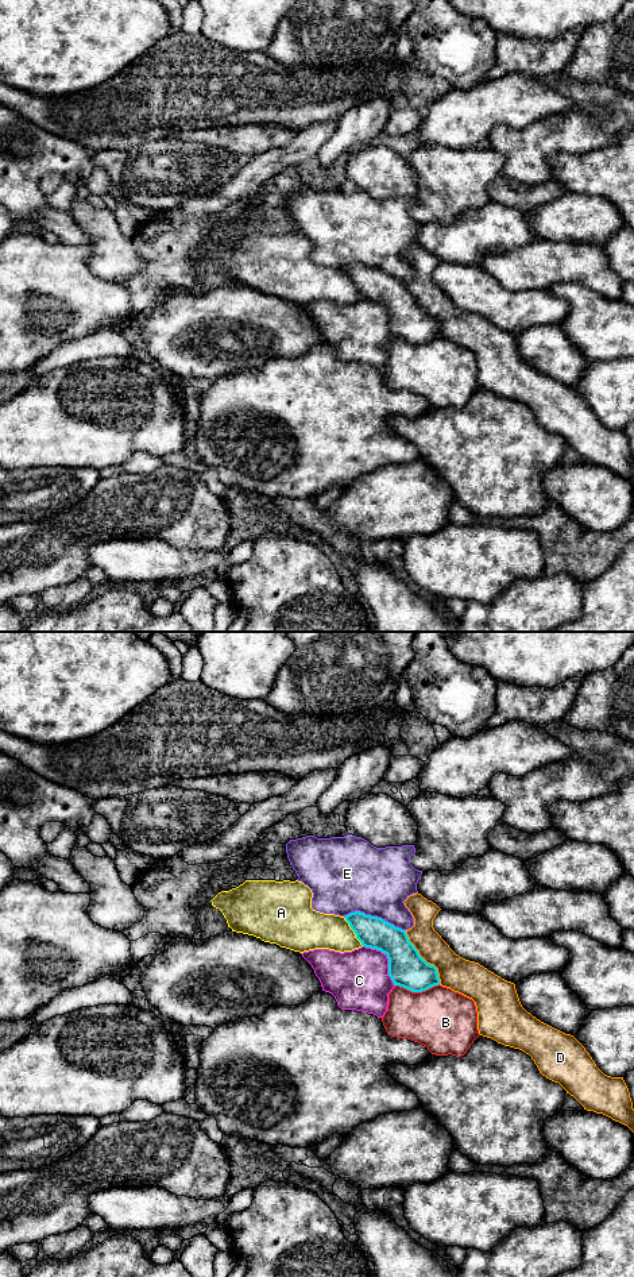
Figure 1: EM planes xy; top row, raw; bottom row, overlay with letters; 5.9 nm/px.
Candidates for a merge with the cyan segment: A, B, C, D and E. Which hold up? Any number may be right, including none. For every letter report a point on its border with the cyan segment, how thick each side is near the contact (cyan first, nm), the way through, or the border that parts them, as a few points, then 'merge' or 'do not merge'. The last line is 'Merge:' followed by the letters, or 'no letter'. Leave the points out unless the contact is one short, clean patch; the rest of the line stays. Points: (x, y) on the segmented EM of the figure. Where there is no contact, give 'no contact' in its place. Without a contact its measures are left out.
A: meets cyan in xy at (354, 930); 190 nm thick on the cyan side, 220 nm on the other; do not merge
B: meets cyan in xy at (417, 991); 220 nm thick on the cyan side, 380 nm on the other; do not merge
C: meets cyan in xy at (389, 960); 220 nm thick on the cyan side, 360 nm on the other; do not merge
D: meets cyan in xy at (422, 959); 220 nm thick on the cyan side, 200 nm on the other; do not merge
E: meets cyan in xy at (374, 917); 190 nm thick on the cyan side, 400 nm on the other; do not merge
Merge: no letter

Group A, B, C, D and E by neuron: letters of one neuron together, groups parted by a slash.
A / B / C / D / E

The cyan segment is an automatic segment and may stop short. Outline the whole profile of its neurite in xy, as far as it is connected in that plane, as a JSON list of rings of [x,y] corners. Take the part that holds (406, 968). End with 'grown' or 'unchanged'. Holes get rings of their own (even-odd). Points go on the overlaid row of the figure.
[[[360,911],[344,918],[363,946],[380,950],[387,956],[388,976],[394,985],[422,992],[440,984],[437,968],[420,956],[405,930]]] | unchanged

